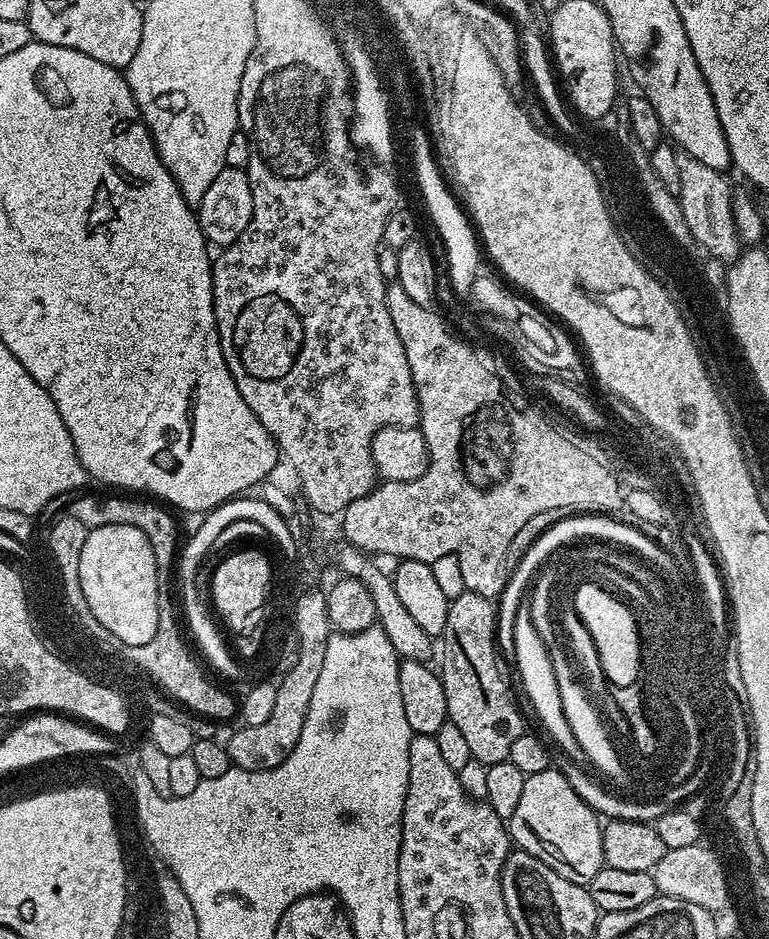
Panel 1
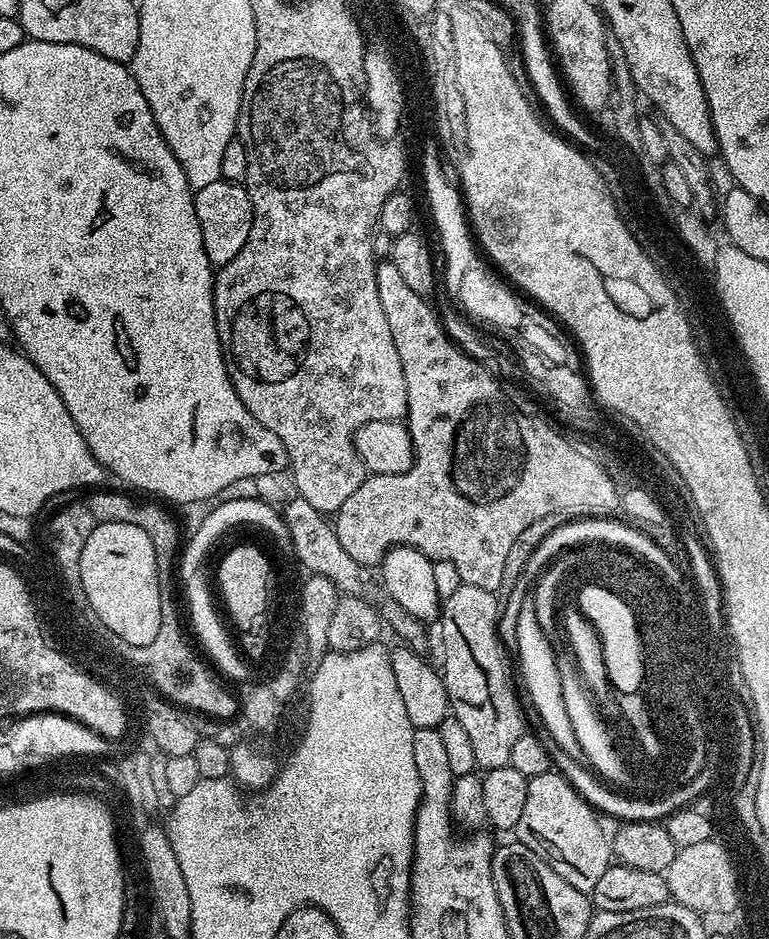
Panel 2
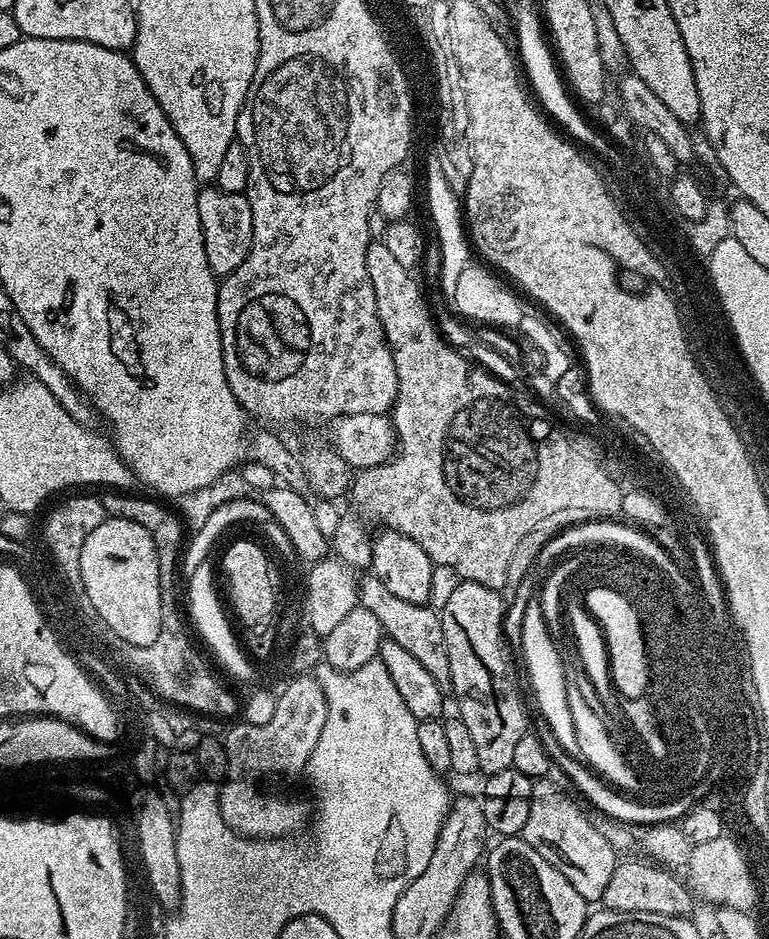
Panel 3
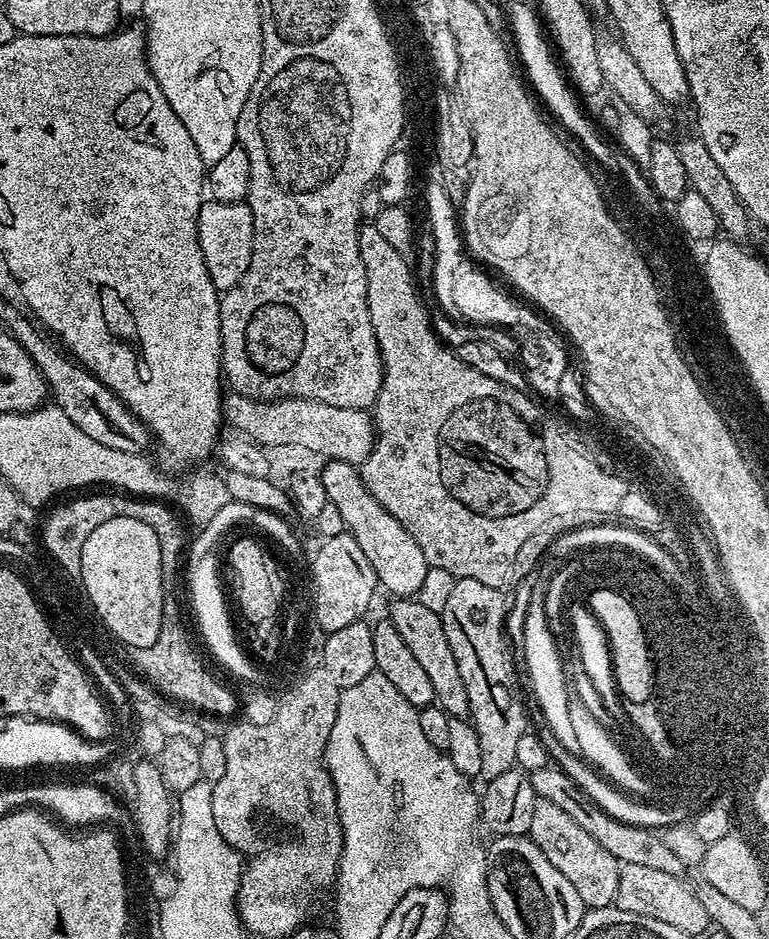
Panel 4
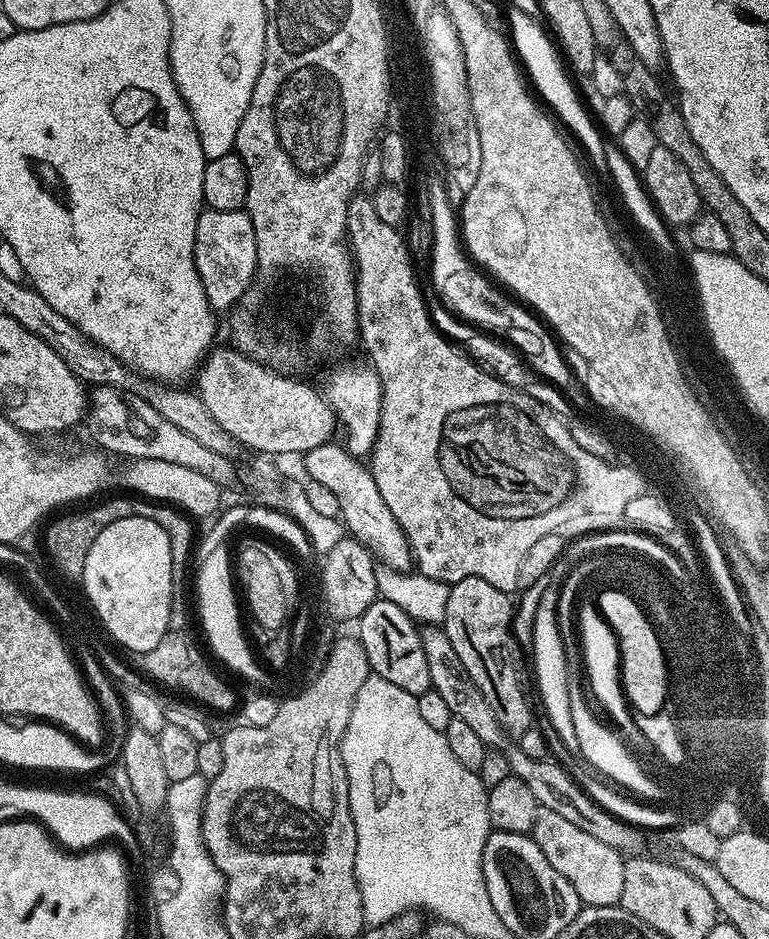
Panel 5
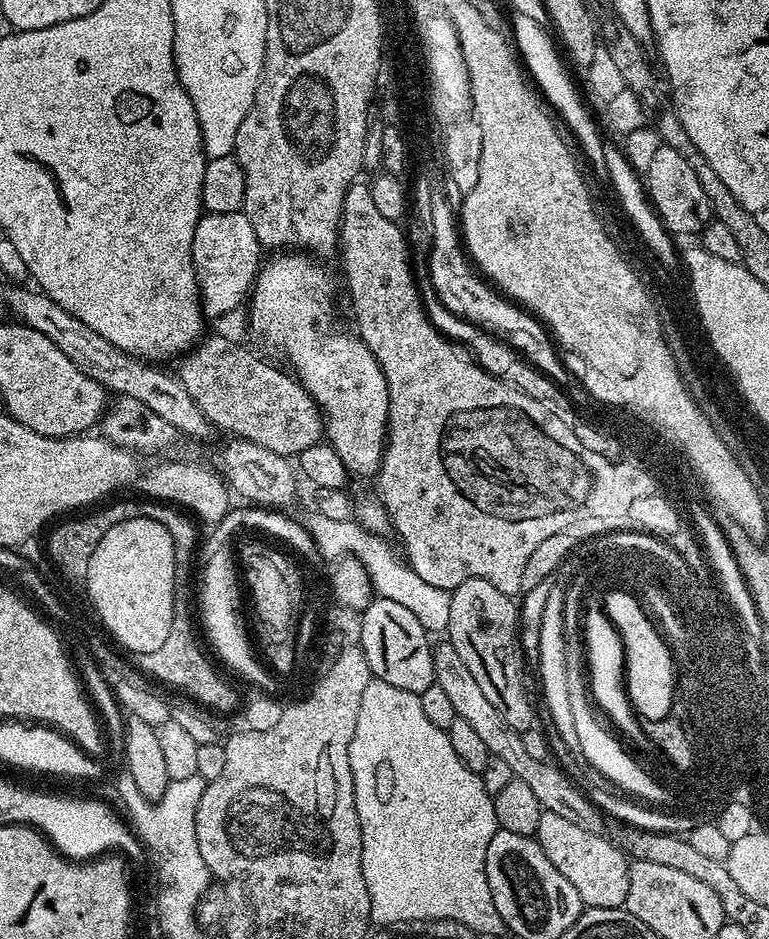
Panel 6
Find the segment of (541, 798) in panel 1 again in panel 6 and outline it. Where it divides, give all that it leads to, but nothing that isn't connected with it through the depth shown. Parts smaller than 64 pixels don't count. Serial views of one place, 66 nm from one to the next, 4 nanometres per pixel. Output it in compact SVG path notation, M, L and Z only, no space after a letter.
M541 811L534 839L540 843L540 849L554 862L554 870L578 890L581 905L589 908L623 908L630 886L628 866L629 857L619 847L608 841L607 835L590 834L574 826L566 818L553 812Z

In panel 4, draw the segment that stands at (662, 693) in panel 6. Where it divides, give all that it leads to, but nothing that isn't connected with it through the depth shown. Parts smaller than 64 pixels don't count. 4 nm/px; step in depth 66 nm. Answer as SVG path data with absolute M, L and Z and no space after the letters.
M606 588L592 592L590 599L590 609L608 636L608 648L612 651L612 665L619 684L625 687L632 700L646 703L654 693L656 674L650 661L649 641L642 638L640 624L636 624L635 606L628 600L627 595Z

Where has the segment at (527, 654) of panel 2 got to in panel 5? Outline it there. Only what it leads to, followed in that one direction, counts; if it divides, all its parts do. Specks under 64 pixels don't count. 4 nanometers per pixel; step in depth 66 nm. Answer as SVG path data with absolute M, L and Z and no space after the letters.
M564 550L556 556L552 568L547 569L549 581L544 591L539 595L538 608L534 615L533 644L530 651L532 657L532 672L536 675L536 692L538 702L546 710L546 718L554 726L554 731L562 737L562 742L571 752L579 753L578 734L574 730L574 717L570 714L570 690L573 681L568 681L568 652L564 649L565 633L561 632L556 611L558 610L561 585L572 571L573 563L568 561L568 553Z

